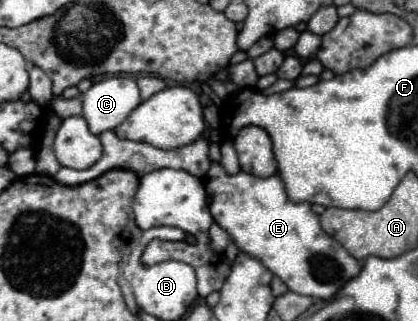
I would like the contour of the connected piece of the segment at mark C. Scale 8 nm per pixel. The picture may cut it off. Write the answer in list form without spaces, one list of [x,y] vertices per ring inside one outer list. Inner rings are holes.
[[[111,76],[93,84],[83,96],[83,118],[93,134],[115,130],[139,104],[139,86],[133,78]]]

